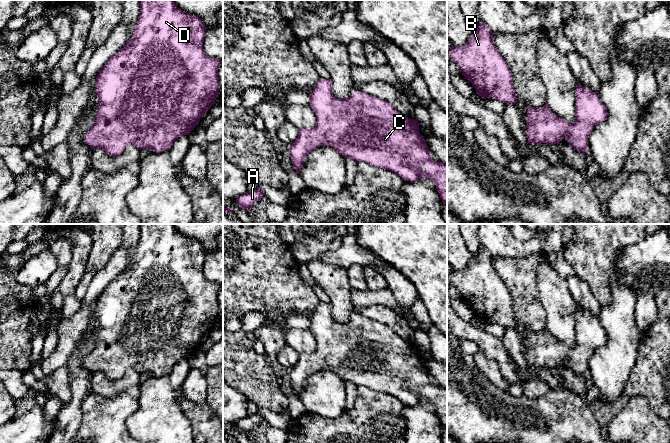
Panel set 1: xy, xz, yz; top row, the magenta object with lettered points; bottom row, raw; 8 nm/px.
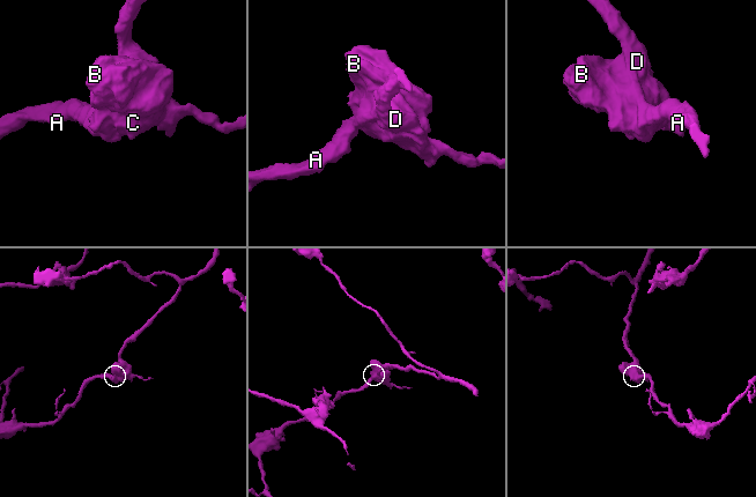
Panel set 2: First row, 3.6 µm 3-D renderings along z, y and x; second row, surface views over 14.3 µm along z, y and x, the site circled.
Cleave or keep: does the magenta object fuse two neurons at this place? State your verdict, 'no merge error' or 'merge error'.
no merge error

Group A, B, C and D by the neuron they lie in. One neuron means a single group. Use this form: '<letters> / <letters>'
A B C D

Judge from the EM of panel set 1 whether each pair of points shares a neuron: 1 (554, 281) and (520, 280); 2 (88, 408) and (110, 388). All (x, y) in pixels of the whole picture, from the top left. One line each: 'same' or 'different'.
1: different
2: different

